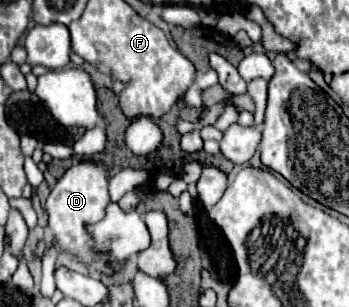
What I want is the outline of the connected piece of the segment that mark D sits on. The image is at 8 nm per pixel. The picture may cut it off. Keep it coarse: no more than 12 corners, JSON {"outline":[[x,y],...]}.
{"outline":[[78,160],[44,204],[60,250],[92,262],[86,224],[110,202],[102,162]]}

